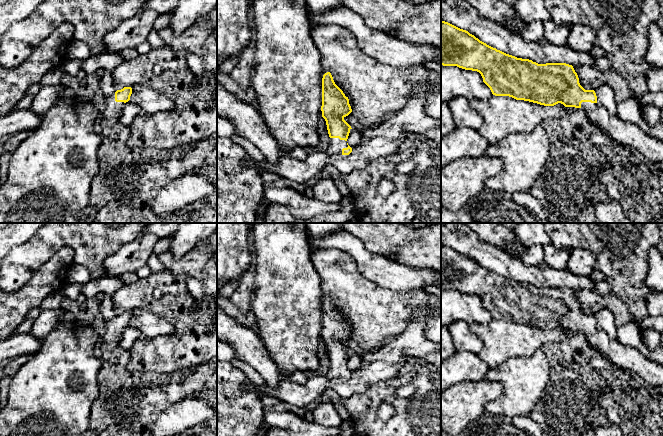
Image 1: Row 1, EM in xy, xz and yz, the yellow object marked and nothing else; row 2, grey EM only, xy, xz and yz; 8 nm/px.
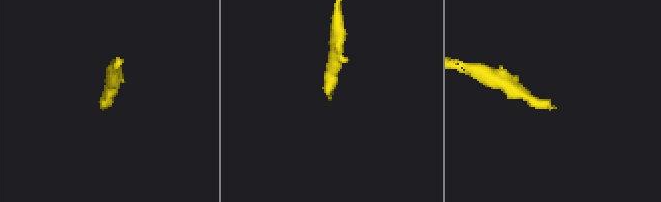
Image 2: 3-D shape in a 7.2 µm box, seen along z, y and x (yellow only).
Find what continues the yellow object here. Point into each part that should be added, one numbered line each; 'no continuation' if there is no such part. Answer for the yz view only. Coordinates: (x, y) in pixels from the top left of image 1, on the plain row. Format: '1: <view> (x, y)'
1: yz (626, 357)

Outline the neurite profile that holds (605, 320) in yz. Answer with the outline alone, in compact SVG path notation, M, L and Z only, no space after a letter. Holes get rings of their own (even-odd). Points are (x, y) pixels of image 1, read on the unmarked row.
M600 309L594 313L597 320L597 328L604 331L611 339L617 339L617 327L612 311Z

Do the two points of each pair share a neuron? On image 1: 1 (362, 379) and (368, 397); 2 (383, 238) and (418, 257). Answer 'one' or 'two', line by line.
1: two
2: one

